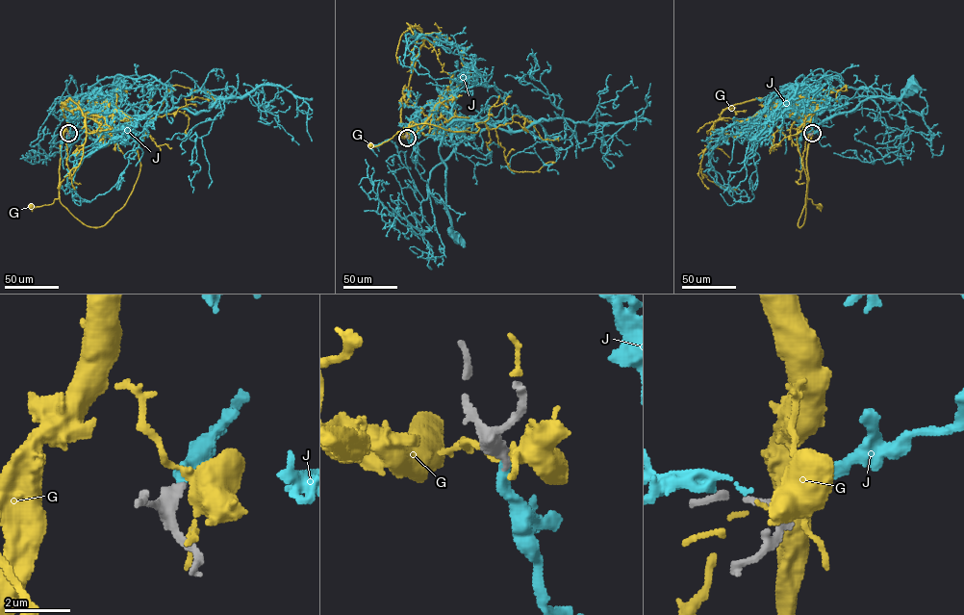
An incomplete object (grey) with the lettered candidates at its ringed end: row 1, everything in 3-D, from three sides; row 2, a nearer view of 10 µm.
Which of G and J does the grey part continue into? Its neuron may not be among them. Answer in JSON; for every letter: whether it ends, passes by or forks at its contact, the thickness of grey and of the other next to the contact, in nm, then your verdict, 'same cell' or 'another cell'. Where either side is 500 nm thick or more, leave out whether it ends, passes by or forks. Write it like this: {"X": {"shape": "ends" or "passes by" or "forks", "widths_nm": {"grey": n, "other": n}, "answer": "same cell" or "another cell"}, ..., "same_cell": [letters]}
{"G": {"shape": "forks", "widths_nm": {"grey": 360, "other": 400}, "answer": "another cell"}, "J": {"shape": "ends", "widths_nm": {"grey": 380, "other": 320}, "answer": "same cell"}, "same_cell": ["J"]}

